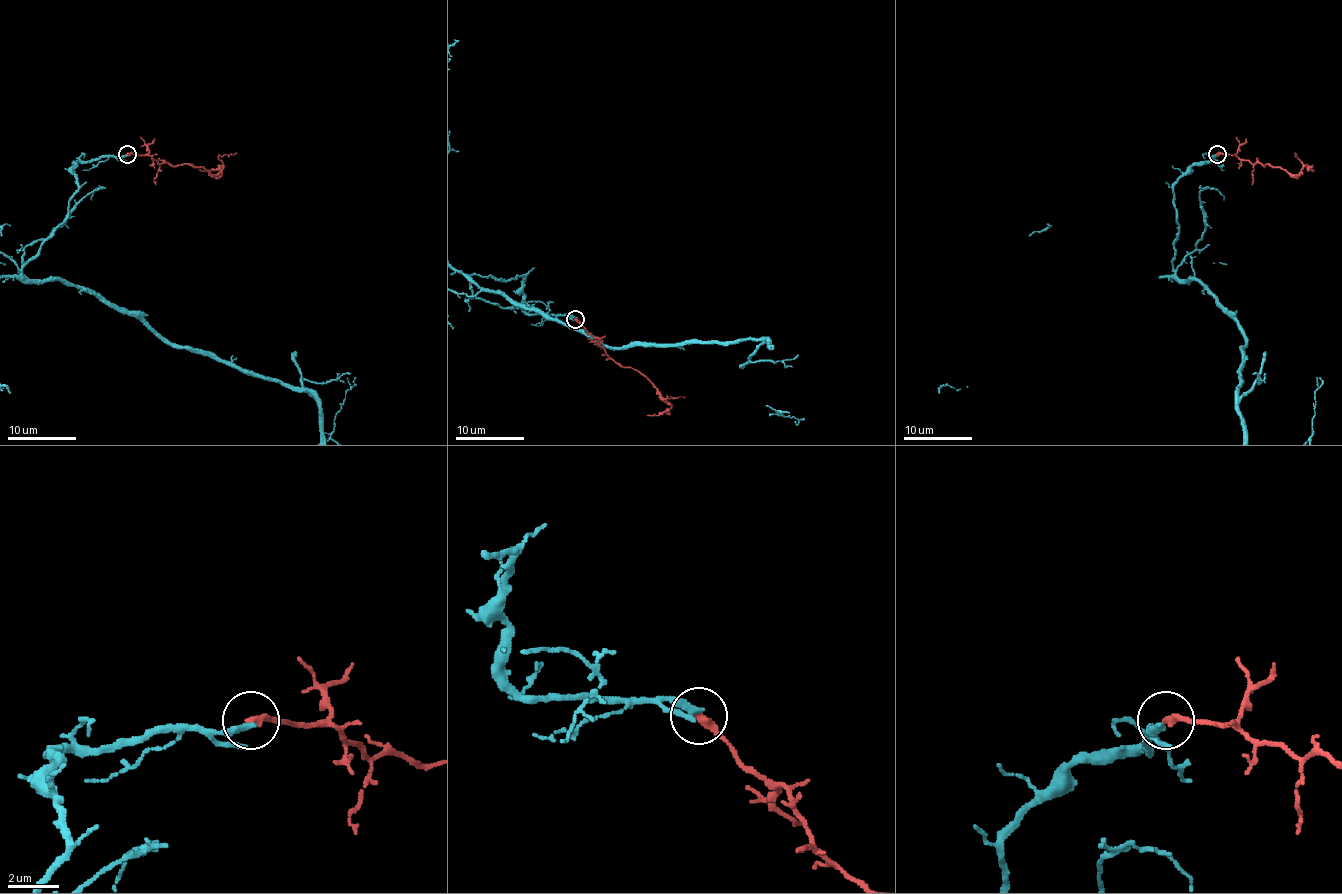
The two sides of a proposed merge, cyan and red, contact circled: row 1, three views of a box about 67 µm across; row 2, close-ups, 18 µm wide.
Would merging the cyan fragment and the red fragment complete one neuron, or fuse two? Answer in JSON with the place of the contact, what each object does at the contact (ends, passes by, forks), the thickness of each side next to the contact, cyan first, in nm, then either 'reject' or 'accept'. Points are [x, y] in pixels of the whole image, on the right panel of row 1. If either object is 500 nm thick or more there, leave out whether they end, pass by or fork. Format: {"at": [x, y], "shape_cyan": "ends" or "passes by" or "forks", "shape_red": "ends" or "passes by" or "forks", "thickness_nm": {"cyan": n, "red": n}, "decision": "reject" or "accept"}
{"at": [1217, 154], "shape_cyan": "ends", "shape_red": "ends", "thickness_nm": {"cyan": 320, "red": 320}, "decision": "reject"}

